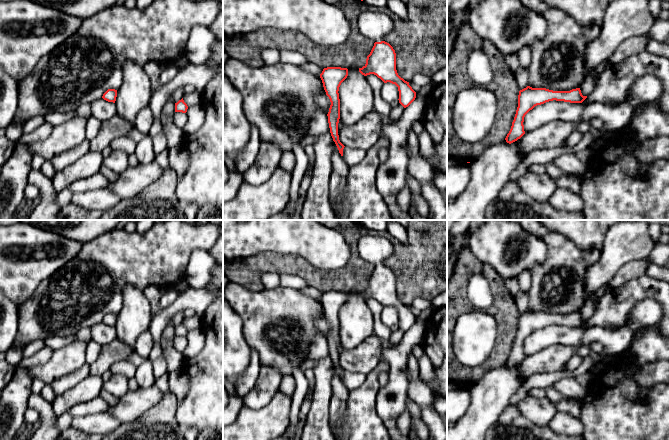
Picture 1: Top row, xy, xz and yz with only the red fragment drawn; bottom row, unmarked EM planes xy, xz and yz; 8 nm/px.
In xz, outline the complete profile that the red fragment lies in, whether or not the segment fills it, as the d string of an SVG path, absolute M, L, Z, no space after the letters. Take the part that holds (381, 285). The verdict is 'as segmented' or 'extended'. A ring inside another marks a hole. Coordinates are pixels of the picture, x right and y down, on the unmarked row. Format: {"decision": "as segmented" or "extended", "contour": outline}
{"decision": "as segmented", "contour": "M385 265L374 267L367 280L366 288L359 292L359 296L364 300L374 298L384 307L395 308L399 315L399 327L404 332L408 331L416 322L416 316L409 309L409 306L398 299L395 274Z"}

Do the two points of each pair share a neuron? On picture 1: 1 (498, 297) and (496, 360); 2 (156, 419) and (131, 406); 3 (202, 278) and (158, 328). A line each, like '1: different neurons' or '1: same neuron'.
1: same neuron
2: different neurons
3: different neurons

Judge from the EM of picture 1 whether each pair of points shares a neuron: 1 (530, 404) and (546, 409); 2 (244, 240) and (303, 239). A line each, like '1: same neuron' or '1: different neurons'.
1: same neuron
2: same neuron

